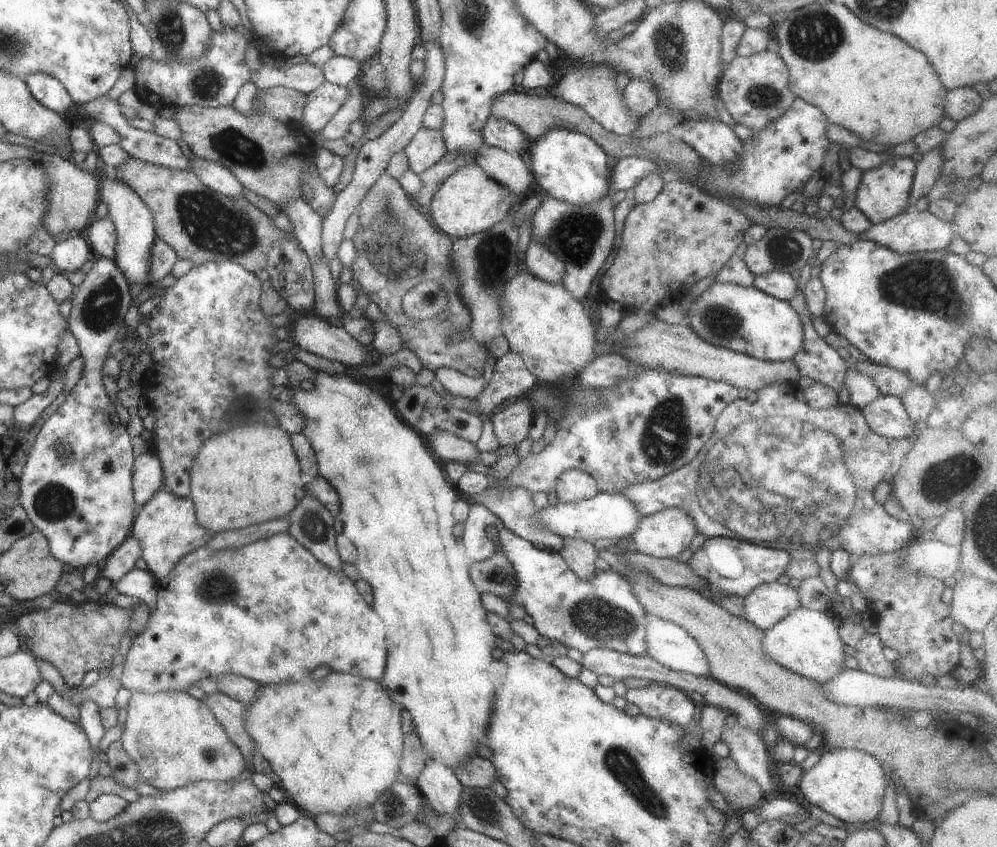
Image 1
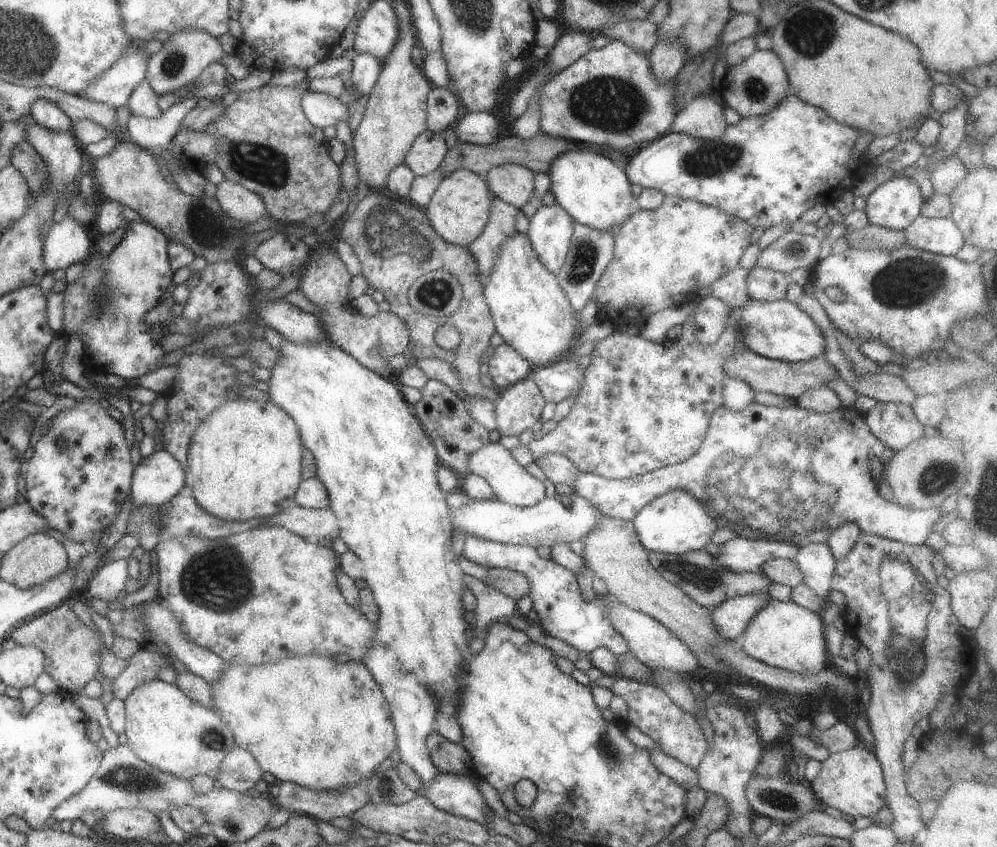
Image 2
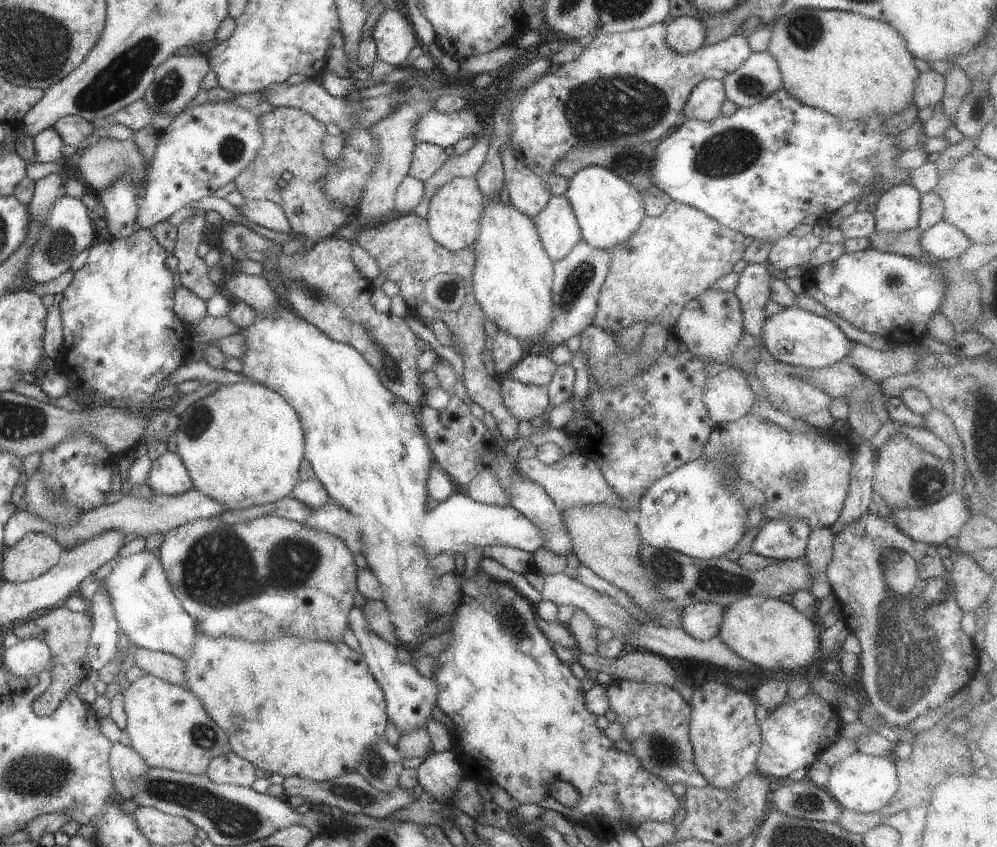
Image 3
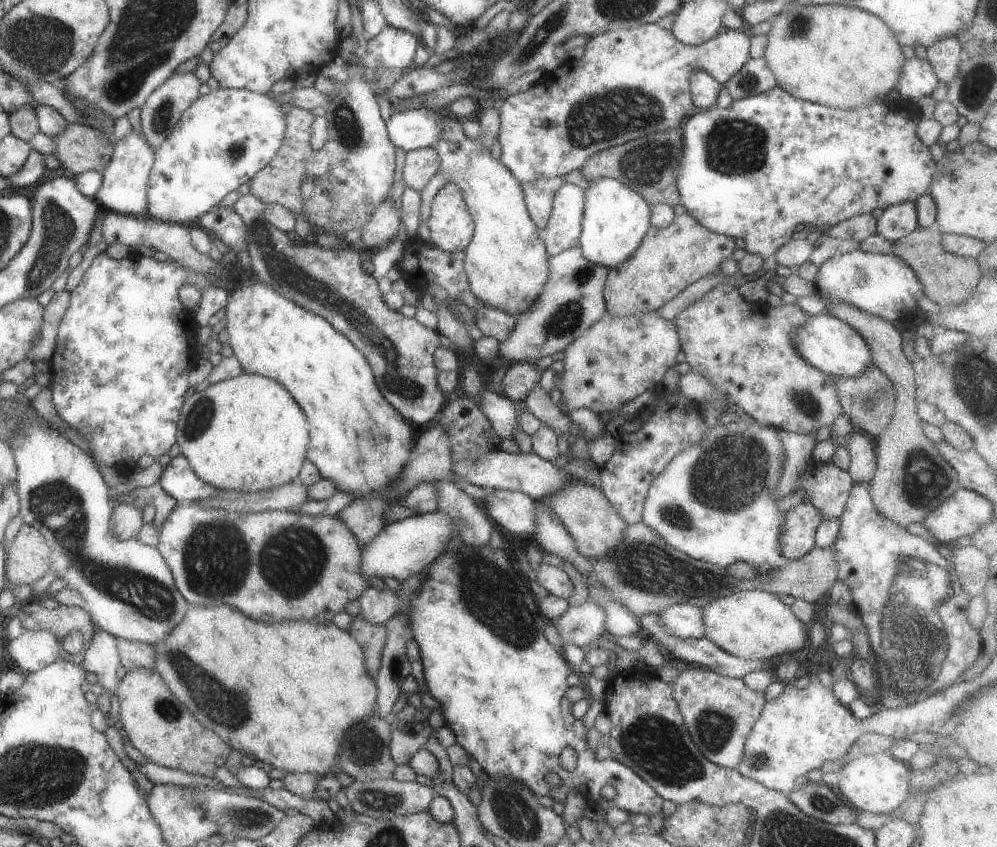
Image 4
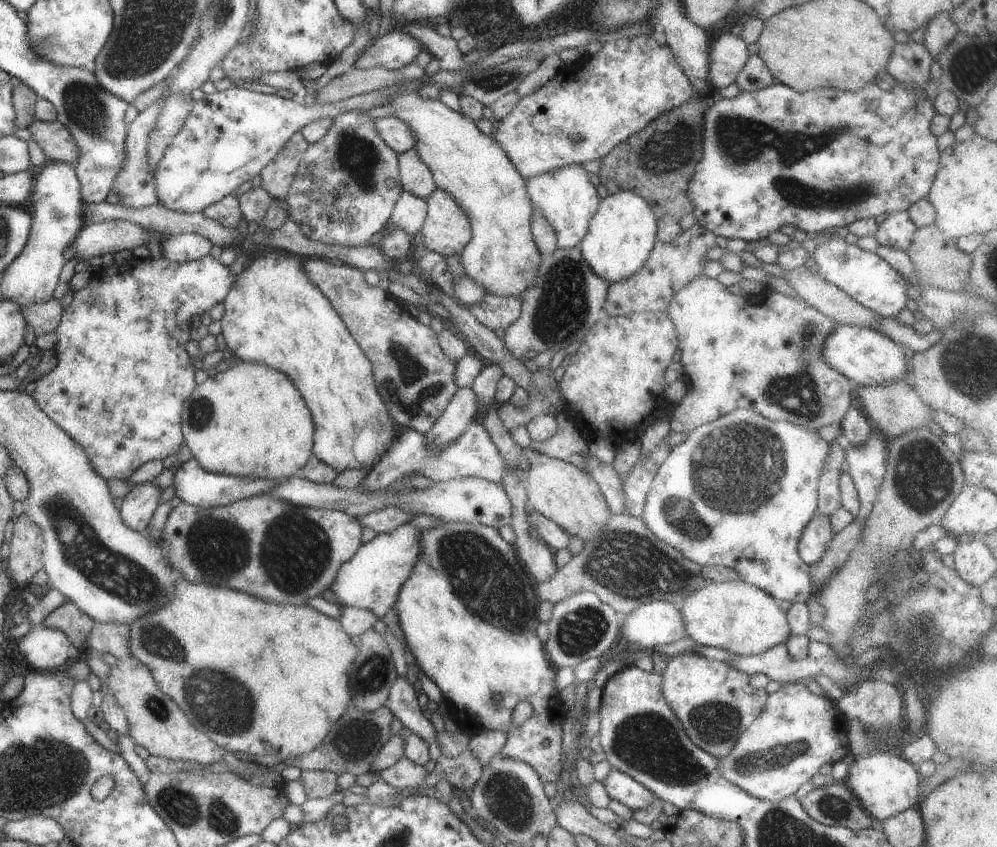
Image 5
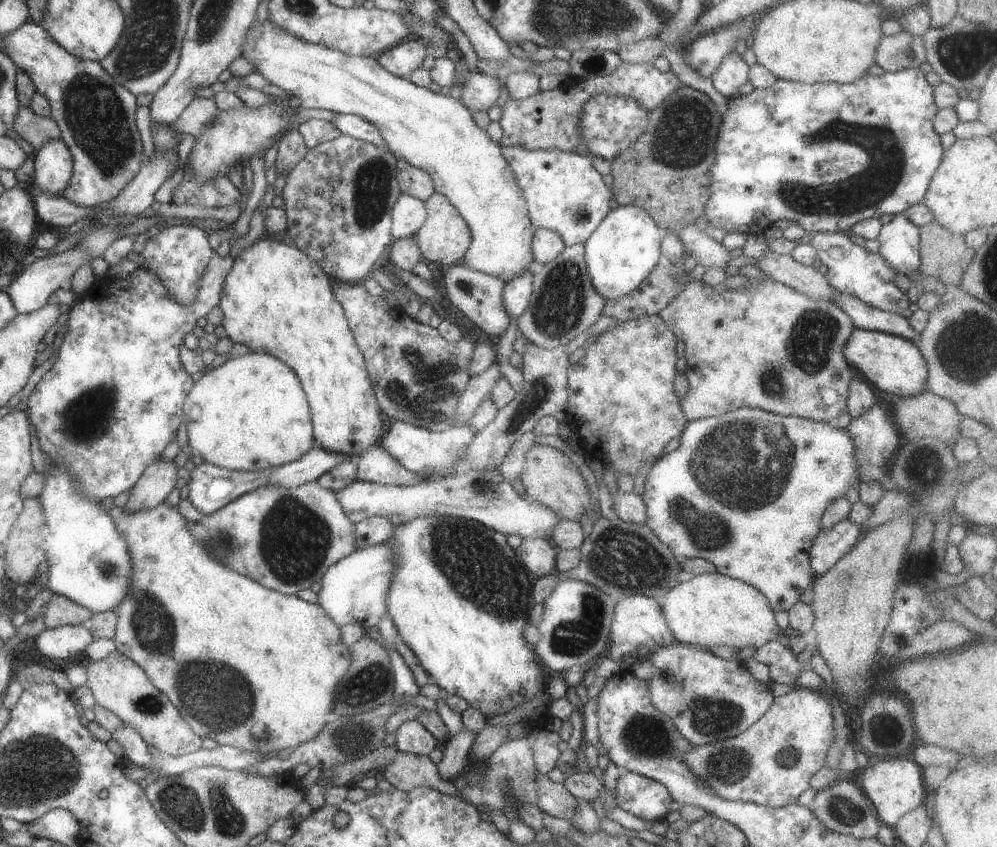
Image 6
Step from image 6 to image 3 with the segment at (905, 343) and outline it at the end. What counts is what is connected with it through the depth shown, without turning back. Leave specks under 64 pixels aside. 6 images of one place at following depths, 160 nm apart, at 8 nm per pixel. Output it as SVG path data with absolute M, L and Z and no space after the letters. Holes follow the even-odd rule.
M783 307L767 317L760 328L760 339L770 357L779 363L812 369L843 360L850 347L850 340L833 321L797 307Z

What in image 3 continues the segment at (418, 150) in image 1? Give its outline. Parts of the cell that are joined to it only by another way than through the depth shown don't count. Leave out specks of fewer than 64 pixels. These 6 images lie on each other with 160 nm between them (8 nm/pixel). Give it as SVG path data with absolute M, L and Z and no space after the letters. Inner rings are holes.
M417 143L414 146L407 175L418 181L429 178L449 156L439 145L431 143Z

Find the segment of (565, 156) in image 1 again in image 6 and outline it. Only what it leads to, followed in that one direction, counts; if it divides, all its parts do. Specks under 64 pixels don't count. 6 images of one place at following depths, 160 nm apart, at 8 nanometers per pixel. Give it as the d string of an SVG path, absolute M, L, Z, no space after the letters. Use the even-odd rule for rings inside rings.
M632 204L609 209L603 220L582 244L584 263L592 289L607 301L614 301L635 290L636 286L661 261L660 242L665 234L646 210Z

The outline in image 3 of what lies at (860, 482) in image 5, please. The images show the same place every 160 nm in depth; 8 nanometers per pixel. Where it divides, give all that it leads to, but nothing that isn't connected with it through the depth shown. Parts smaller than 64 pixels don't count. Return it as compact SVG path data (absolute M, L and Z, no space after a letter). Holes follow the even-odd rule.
M872 509L863 513L857 520L849 523L833 537L831 558L826 566L826 579L830 584L831 593L835 596L839 605L841 619L848 626L849 632L856 636L860 644L858 674L859 678L861 678L863 692L865 692L865 696L870 702L869 704L873 706L875 714L885 724L889 724L889 727L902 728L908 725L913 718L917 718L921 714L927 715L929 710L937 708L947 698L952 697L955 692L964 688L977 672L980 650L977 649L972 639L968 638L959 628L959 620L961 620L963 613L959 610L954 596L949 592L949 582L947 582L947 590L943 590L943 580L937 580L939 572L943 574L941 558L939 558L937 550L932 545L912 541L903 532L896 529L895 525L892 525L887 518L877 516Z

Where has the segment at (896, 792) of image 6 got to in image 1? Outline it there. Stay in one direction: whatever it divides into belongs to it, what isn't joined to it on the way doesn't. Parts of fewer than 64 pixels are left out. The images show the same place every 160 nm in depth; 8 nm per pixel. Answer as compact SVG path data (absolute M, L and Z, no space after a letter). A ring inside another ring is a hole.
M822 749L819 762L801 773L795 788L809 805L839 819L843 823L871 822L882 808L886 775L871 754L856 749Z

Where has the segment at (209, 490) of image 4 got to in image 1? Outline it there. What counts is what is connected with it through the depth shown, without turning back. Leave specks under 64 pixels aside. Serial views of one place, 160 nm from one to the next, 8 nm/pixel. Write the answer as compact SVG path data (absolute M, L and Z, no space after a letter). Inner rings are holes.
M146 451L135 456L131 472L131 487L133 502L137 506L143 506L155 492L163 488L161 476L163 476L161 462L155 454Z

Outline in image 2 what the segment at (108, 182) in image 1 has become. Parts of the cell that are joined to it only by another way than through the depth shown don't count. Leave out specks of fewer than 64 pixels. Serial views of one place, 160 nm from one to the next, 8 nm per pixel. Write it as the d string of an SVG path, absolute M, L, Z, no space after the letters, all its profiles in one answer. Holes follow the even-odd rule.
M133 220L125 228L119 243L106 255L91 249L87 259L82 262L81 275L72 282L67 282L63 294L63 318L61 332L67 337L75 335L86 354L97 364L97 371L133 380L147 375L159 368L160 360L165 356L159 340L151 338L150 326L141 322L143 315L159 304L160 296L171 286L172 273L167 260L166 237L146 221Z

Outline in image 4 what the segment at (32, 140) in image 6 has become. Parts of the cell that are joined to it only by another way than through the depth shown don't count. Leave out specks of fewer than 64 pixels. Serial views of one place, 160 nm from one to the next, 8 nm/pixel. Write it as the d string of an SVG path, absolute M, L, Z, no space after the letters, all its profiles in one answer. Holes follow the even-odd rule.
M68 123L51 140L55 144L53 155L62 164L62 169L69 176L87 171L102 172L107 166L113 141L93 127Z

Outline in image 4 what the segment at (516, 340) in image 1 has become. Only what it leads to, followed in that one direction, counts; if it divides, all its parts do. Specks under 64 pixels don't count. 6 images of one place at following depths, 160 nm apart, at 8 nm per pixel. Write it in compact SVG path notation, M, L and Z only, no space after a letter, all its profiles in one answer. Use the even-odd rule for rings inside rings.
M434 109L442 118L442 136L430 147L439 159L438 170L444 174L447 183L459 187L467 212L473 221L474 229L467 246L462 250L464 254L462 267L466 274L468 289L476 299L493 309L499 309L508 315L525 313L534 304L548 279L546 250L538 240L533 244L529 238L536 235L538 228L531 222L523 202L520 183L512 176L510 170L500 161L491 158L489 151L480 147L475 139L468 139L462 131L462 124L457 122L447 112Z

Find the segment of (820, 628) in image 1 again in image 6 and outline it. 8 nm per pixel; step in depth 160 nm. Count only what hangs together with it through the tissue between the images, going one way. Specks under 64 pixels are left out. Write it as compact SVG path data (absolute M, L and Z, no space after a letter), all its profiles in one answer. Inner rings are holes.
M716 571L680 580L657 602L674 640L678 643L697 645L703 649L709 649L711 646L729 646L736 650L745 646L754 646L758 649L764 642L775 639L779 631L773 619L774 612L760 592L743 581L732 579Z

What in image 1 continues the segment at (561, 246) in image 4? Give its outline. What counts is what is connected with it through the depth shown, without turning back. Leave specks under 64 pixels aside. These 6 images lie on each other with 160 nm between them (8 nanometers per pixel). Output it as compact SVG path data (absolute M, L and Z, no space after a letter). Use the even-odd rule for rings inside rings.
M537 238L529 240L523 255L525 259L522 260L520 266L527 269L527 272L531 272L531 276L550 284L560 284L562 282L564 265Z

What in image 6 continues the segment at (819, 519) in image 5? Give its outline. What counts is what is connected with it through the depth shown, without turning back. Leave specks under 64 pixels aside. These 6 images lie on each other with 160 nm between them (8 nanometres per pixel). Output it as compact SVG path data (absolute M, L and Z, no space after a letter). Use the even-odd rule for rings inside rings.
M847 518L825 529L820 528L808 550L812 573L819 576L827 572L857 542L860 534L860 526Z

